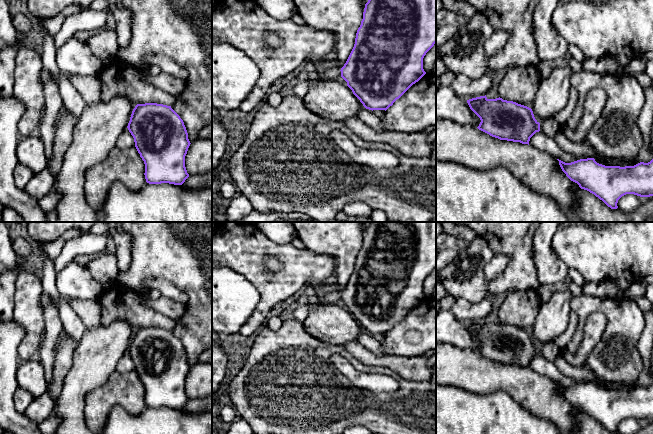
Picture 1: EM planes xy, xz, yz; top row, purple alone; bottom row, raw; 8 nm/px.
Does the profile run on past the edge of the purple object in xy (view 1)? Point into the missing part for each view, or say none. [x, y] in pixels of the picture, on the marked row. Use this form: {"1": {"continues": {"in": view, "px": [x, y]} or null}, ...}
{"1": {"continues": null}}

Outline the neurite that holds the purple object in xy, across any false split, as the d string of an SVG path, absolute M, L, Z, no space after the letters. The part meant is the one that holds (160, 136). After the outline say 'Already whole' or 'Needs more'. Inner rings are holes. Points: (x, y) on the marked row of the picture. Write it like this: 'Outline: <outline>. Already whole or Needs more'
Outline: M137 104L127 128L144 161L147 183L182 185L185 182L189 177L185 156L191 143L183 120L171 106Z. Already whole

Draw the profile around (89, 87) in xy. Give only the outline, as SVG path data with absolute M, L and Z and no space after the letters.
M71 76L69 80L87 104L100 102L101 84L97 76Z

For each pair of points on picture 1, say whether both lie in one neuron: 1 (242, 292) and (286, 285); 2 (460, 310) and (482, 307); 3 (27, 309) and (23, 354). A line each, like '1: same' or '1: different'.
1: different
2: same
3: same

